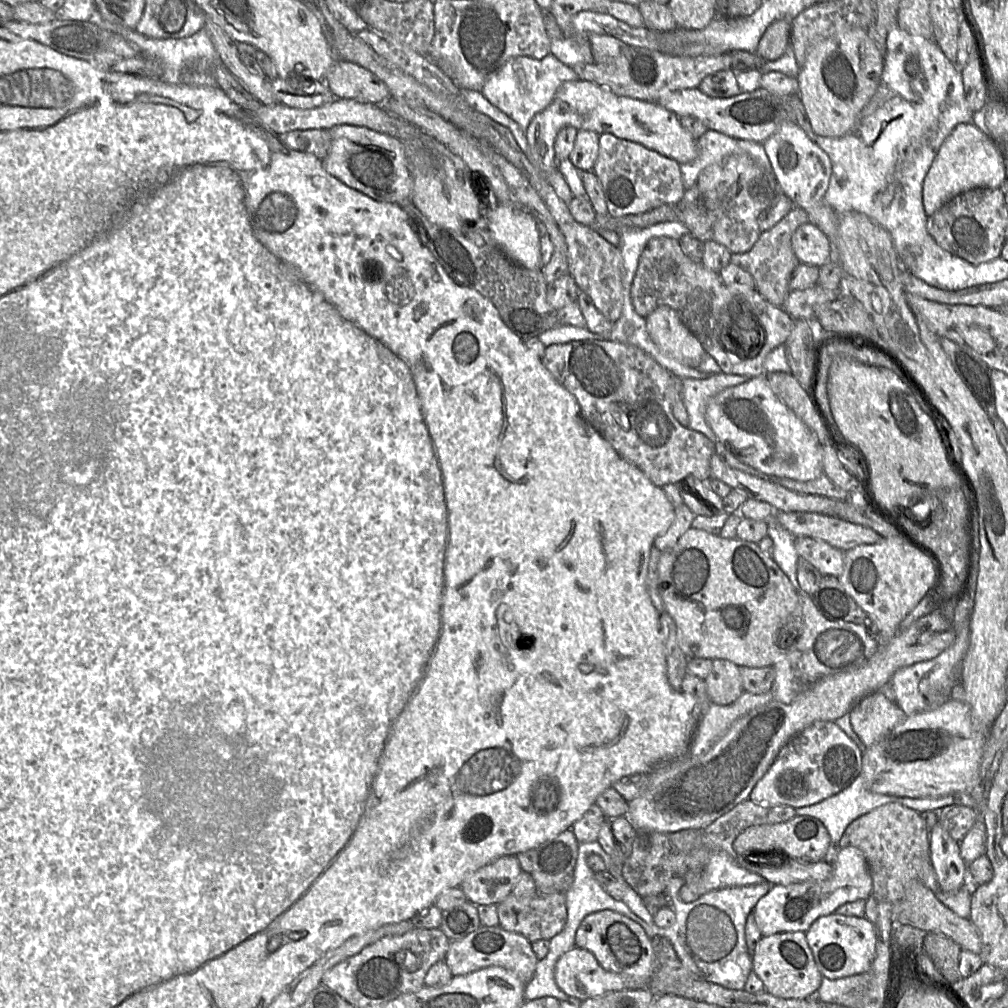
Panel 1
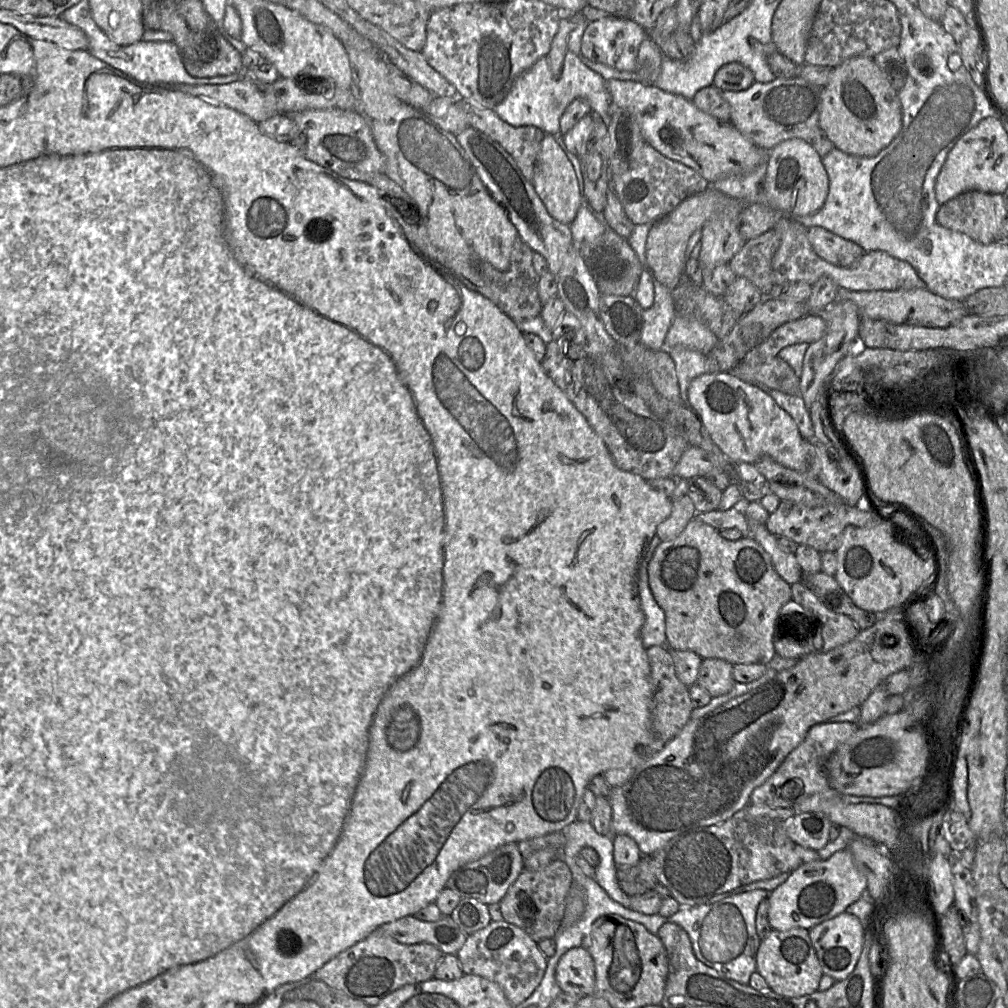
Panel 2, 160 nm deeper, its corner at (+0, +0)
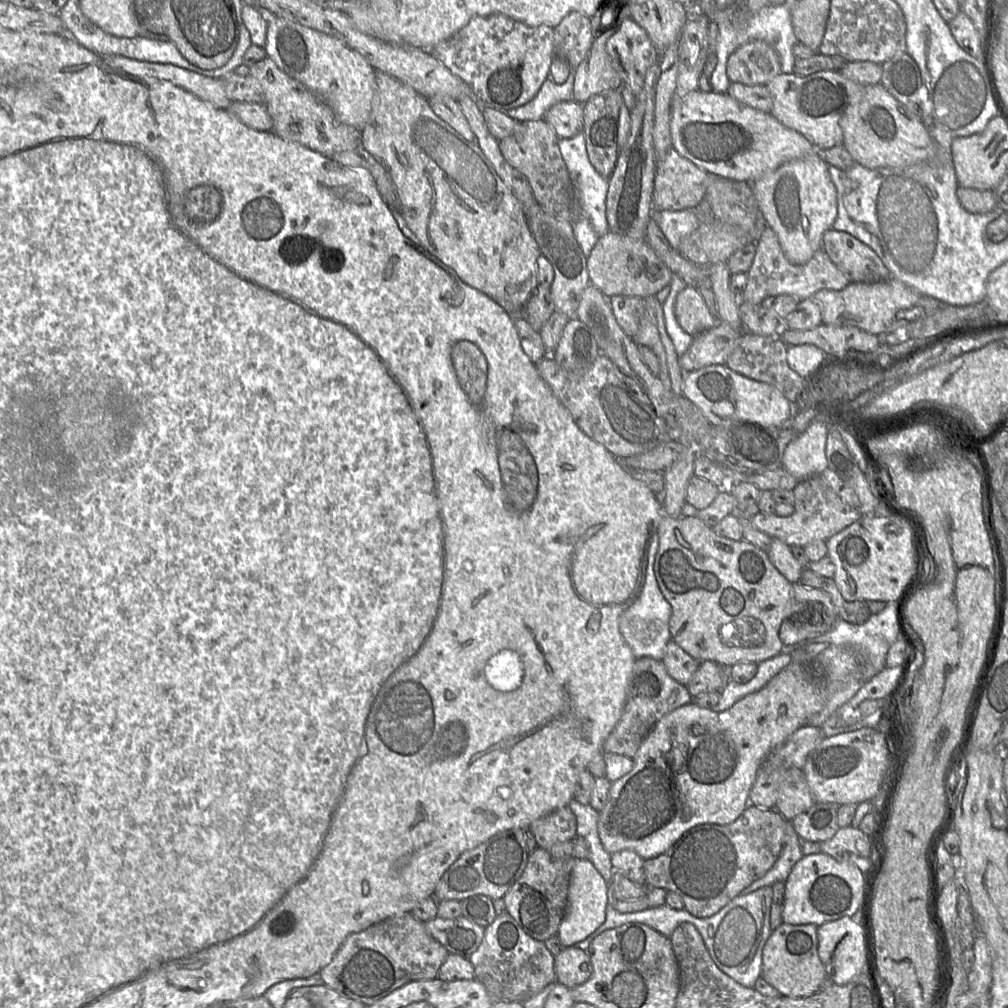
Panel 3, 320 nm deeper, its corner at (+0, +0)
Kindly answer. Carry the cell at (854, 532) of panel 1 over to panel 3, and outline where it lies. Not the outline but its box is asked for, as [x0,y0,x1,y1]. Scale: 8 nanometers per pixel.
[750,475,863,547]

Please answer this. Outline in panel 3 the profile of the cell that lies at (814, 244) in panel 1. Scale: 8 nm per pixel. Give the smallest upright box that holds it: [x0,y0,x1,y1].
[822,230,891,283]

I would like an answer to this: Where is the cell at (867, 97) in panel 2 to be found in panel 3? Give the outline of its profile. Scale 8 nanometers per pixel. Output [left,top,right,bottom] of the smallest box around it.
[840,83,937,170]

